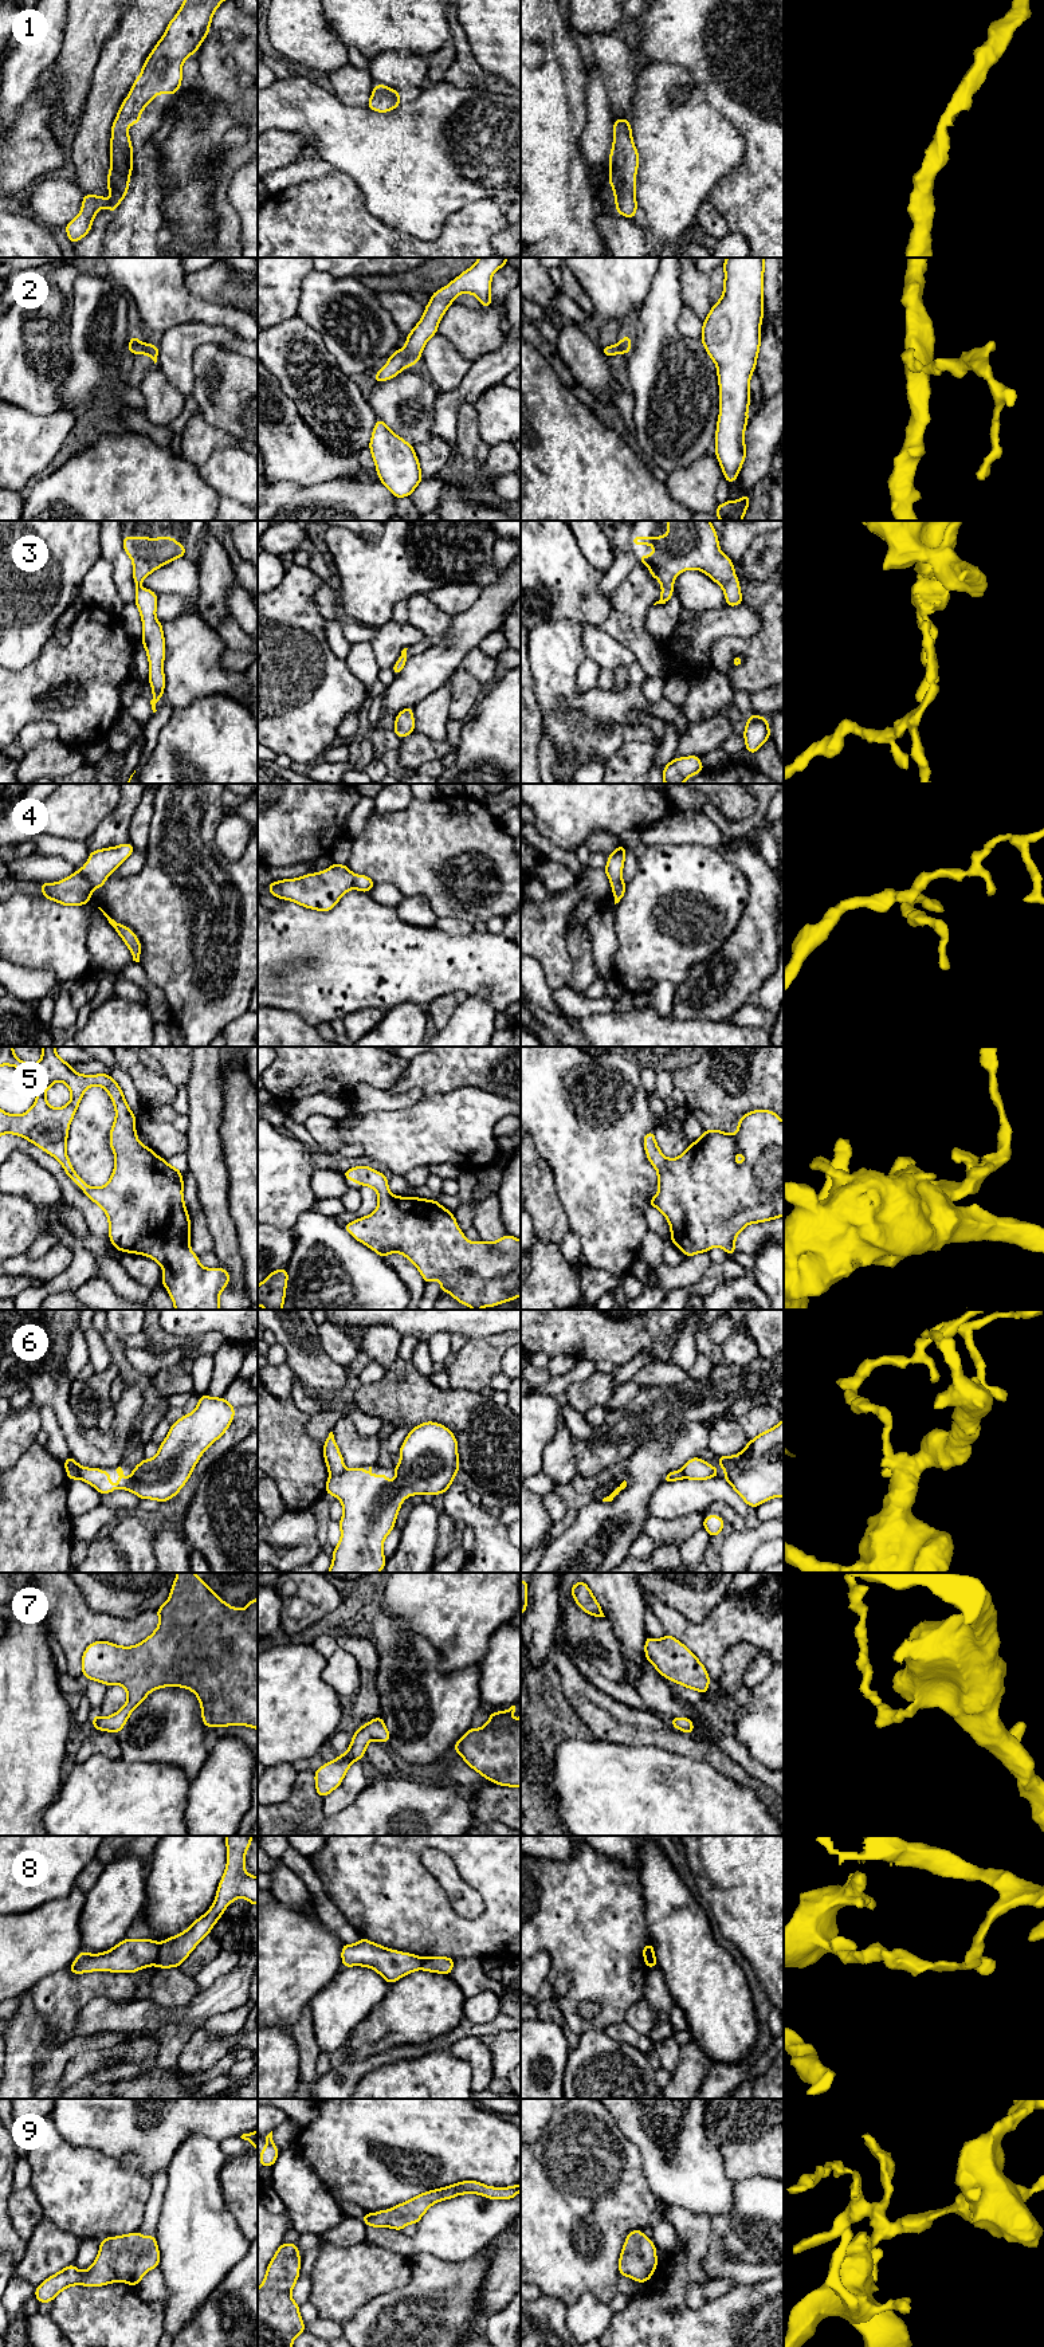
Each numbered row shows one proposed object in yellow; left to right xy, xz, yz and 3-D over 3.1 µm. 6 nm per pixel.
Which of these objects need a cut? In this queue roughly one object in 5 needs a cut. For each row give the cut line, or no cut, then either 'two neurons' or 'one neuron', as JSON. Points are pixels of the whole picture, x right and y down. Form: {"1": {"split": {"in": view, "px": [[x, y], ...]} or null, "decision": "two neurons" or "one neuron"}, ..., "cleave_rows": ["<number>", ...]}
{"1": {"split": null, "decision": "one neuron"}, "2": {"split": null, "decision": "one neuron"}, "3": {"split": null, "decision": "one neuron"}, "4": {"split": {"in": "xy", "px": [[79, 870], [93, 887]]}, "decision": "two neurons"}, "5": {"split": null, "decision": "one neuron"}, "6": {"split": {"in": "xz", "px": [[345, 1470], [330, 1475]]}, "decision": "two neurons"}, "7": {"split": null, "decision": "one neuron"}, "8": {"split": {"in": "xy", "px": [[160, 1943], [154, 1963]]}, "decision": "two neurons"}, "9": {"split": null, "decision": "one neuron"}, "cleave_rows": ["4", "6", "8"]}

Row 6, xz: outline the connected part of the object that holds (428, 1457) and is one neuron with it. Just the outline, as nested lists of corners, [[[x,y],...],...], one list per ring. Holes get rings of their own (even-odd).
[[[427,1421],[416,1425],[404,1440],[400,1463],[393,1469],[393,1481],[386,1480],[385,1472],[374,1477],[372,1467],[368,1475],[364,1467],[330,1475],[325,1492],[341,1500],[344,1515],[338,1523],[341,1539],[334,1547],[327,1573],[380,1573],[385,1569],[382,1543],[395,1528],[401,1503],[411,1495],[444,1494],[459,1469],[458,1441],[454,1433],[441,1424]]]

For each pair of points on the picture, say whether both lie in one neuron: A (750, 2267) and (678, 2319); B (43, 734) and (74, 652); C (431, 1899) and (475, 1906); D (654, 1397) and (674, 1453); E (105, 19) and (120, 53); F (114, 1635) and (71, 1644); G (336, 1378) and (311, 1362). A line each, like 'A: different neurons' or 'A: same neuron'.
A: different neurons
B: different neurons
C: different neurons
D: different neurons
E: different neurons
F: same neuron
G: same neuron

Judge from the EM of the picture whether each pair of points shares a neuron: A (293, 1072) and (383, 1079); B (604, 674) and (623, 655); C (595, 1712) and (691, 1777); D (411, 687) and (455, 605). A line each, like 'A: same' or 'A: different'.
A: same
B: different
C: different
D: different

